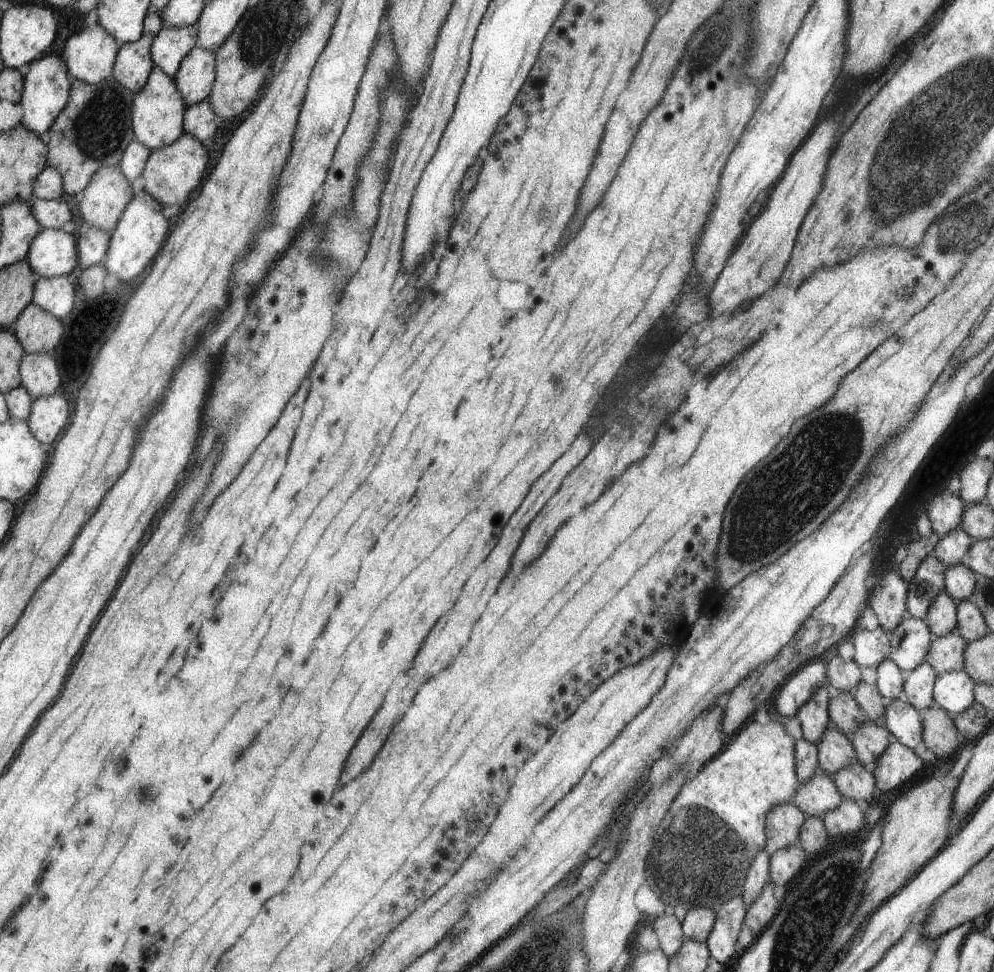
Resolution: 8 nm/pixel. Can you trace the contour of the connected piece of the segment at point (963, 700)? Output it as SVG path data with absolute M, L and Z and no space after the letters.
M964 670L942 673L935 680L935 703L955 719L976 703L974 685Z

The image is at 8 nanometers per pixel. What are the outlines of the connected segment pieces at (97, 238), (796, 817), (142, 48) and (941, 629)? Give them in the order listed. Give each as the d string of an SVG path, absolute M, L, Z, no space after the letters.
M83 226L78 232L79 266L82 269L90 268L98 263L104 263L111 234L92 226Z
M792 802L777 805L767 820L766 854L771 857L773 853L796 844L807 818Z
M149 13L145 18L145 34L134 42L120 45L113 75L132 92L142 91L148 84L155 66L151 56L153 40L161 32L162 21L158 14Z
M943 590L933 599L923 619L934 638L948 636L957 627L957 602Z

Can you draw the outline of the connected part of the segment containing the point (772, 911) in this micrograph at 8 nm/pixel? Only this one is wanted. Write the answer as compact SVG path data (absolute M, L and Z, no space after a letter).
M768 882L761 895L747 908L745 923L758 938L779 913L781 902L774 898L774 884Z

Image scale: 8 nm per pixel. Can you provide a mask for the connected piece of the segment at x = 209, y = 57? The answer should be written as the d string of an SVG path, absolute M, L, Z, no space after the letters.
M197 45L185 56L181 68L173 77L187 106L208 99L216 80L216 52Z

